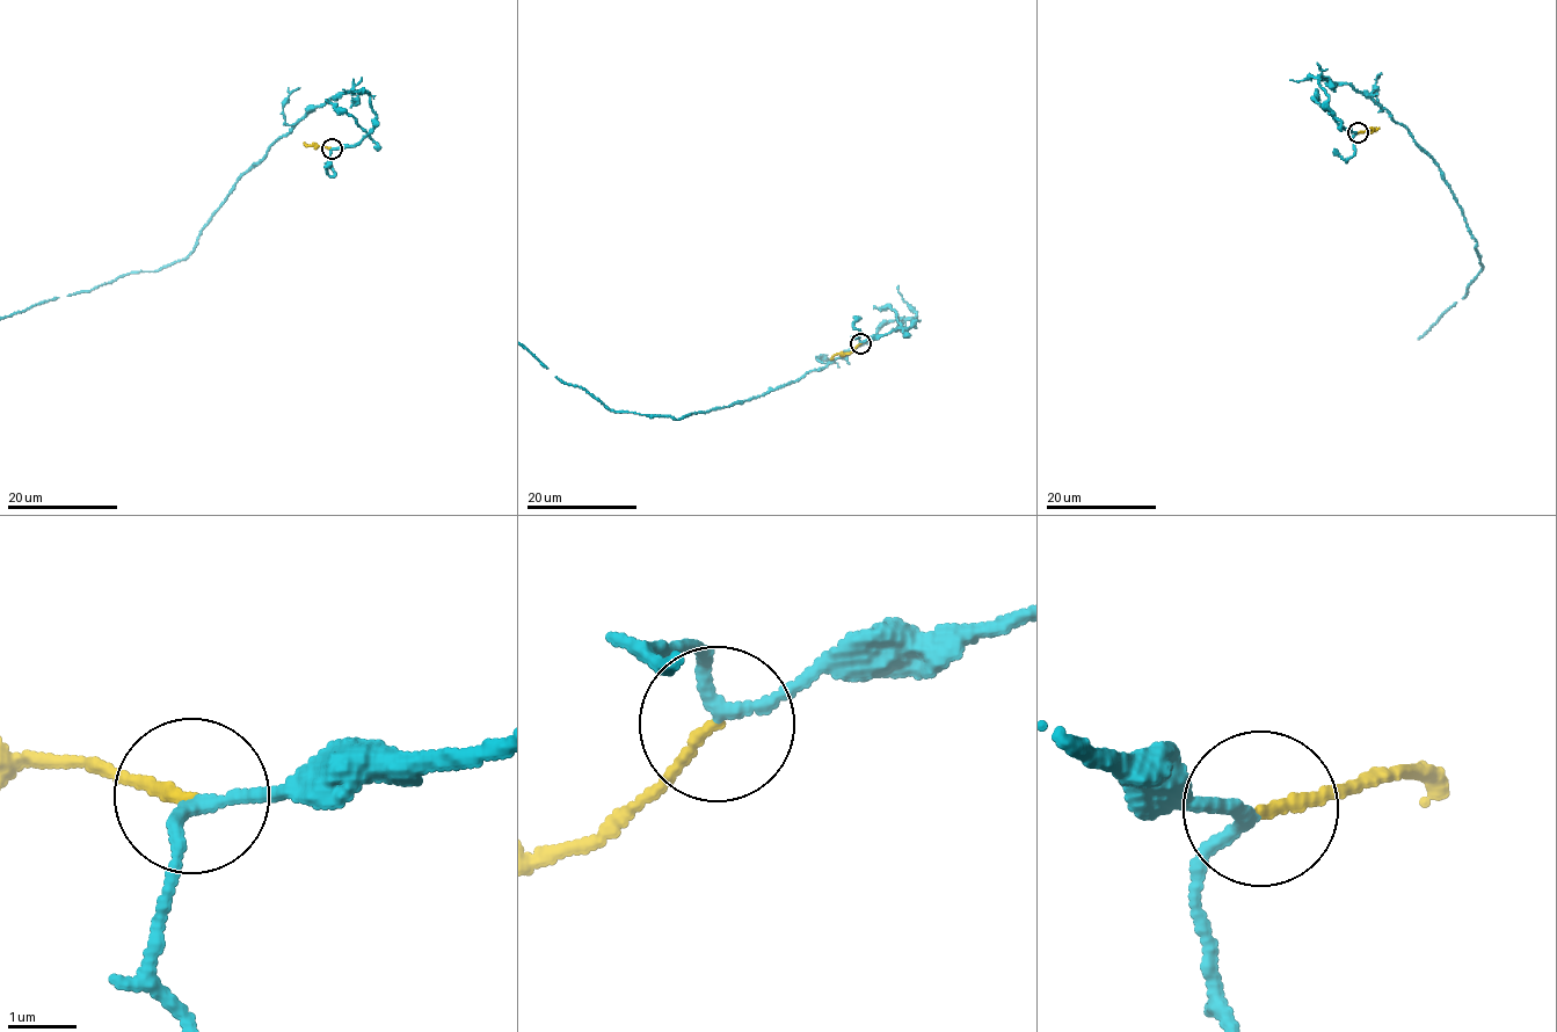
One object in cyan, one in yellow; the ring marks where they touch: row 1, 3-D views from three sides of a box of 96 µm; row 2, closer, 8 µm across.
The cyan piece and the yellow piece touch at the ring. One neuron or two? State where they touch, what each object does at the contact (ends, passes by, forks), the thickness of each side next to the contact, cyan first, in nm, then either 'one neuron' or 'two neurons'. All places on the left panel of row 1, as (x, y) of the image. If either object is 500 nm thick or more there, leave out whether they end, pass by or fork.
(332, 149) | cyan passes by | yellow ends | 170/150 nm | one neuron

